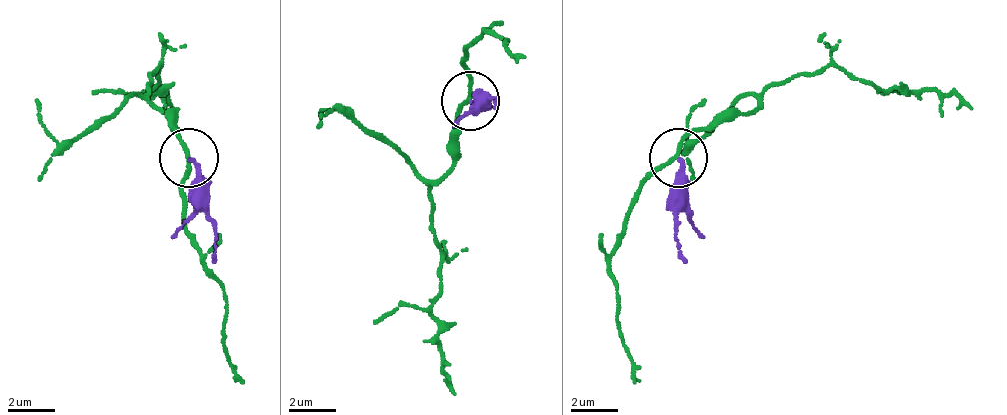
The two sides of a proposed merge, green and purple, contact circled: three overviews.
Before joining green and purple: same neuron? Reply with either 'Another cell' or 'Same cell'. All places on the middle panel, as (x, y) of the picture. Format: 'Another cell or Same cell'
Another cell

